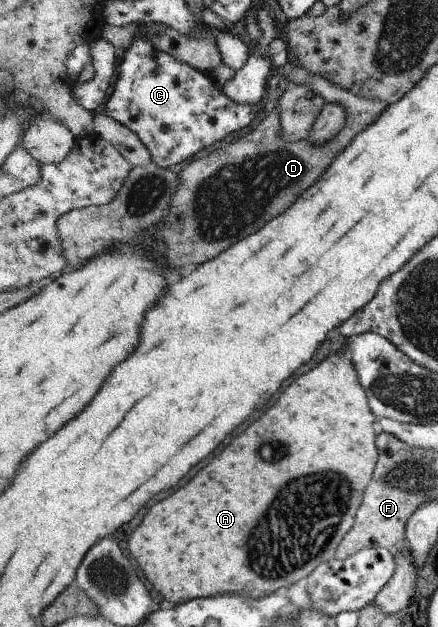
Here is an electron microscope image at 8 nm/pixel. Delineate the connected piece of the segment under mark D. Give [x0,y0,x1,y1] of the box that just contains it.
[161,43,388,267]

